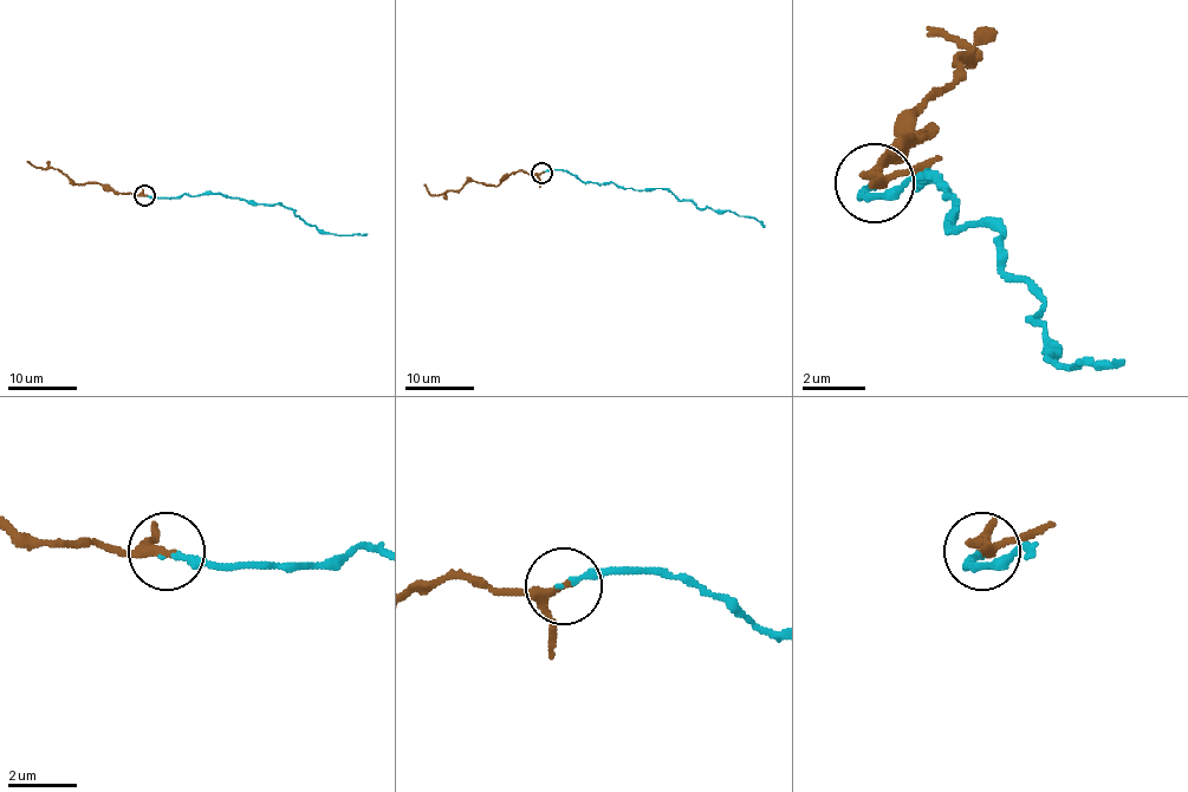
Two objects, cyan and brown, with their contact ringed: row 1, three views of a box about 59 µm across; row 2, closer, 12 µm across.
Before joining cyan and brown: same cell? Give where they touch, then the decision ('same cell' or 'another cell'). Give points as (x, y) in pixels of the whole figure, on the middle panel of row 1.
at (541, 173); same cell

